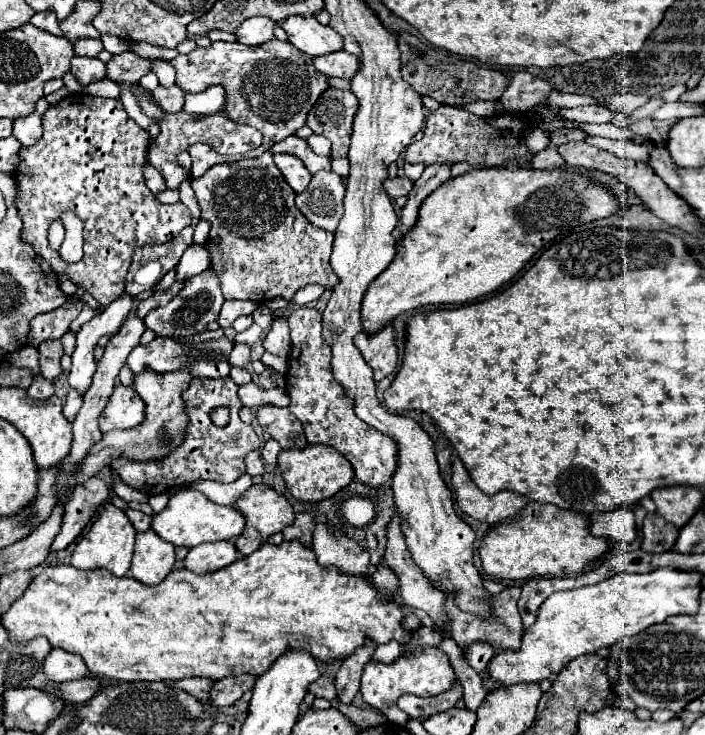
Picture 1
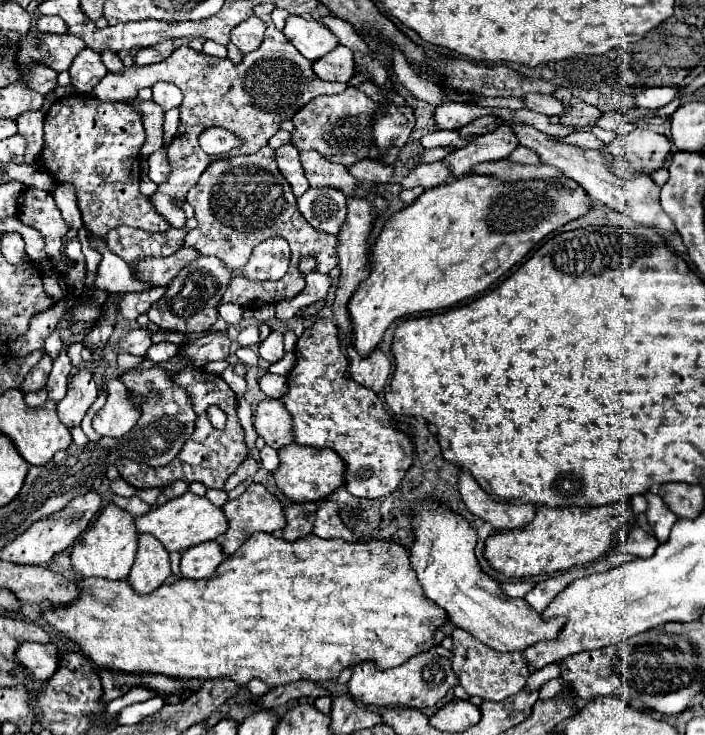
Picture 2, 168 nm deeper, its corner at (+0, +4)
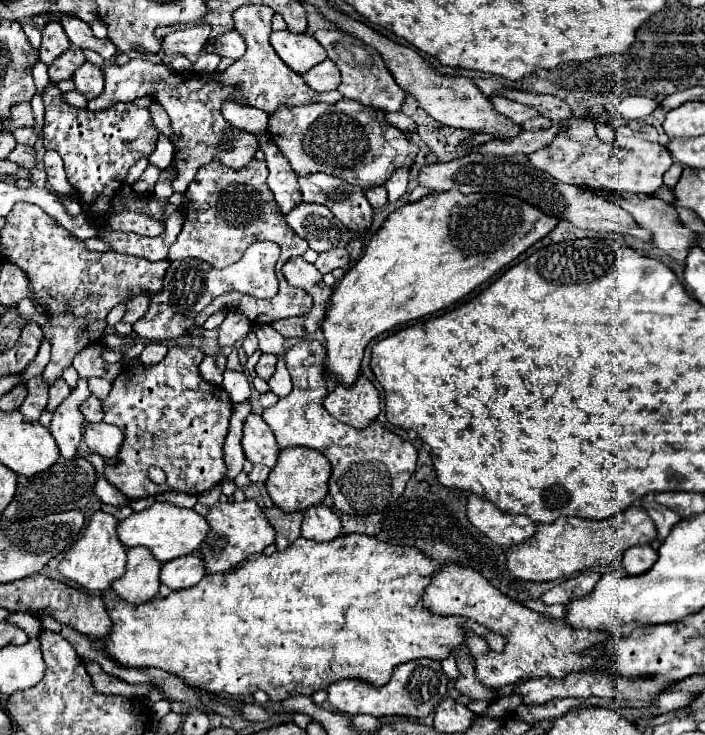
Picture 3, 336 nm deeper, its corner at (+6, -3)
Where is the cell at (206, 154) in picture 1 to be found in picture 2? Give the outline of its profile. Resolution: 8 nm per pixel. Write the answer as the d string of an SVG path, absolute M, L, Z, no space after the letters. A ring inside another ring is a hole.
M264 3L254 7L254 15L260 17L266 23L266 33L262 45L248 53L242 63L232 63L226 59L208 57L204 53L196 53L190 47L182 45L178 47L168 59L154 63L154 65L132 65L124 67L120 73L108 73L92 91L92 95L100 101L128 101L136 99L138 91L144 87L152 87L158 81L166 81L176 85L184 101L180 105L180 125L176 139L172 139L168 147L168 161L170 161L170 177L158 185L156 193L150 197L154 203L154 209L160 211L160 215L168 221L170 227L182 227L186 221L184 211L174 209L172 197L184 199L188 189L200 179L204 169L218 159L218 155L206 155L198 145L198 135L208 127L224 127L232 131L238 139L242 139L242 145L228 151L228 157L236 155L252 155L258 149L262 149L268 139L280 129L280 123L286 119L292 119L292 115L304 107L310 99L318 95L334 95L342 93L348 85L346 83L326 83L316 77L312 71L312 63L304 59L284 37L282 31L278 31L270 19L274 5Z

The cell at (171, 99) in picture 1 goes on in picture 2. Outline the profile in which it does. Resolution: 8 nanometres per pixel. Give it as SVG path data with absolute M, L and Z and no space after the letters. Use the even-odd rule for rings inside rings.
M134 99L130 101L134 103L142 115L144 115L144 129L146 129L146 141L142 145L142 159L148 159L154 151L162 149L162 117L164 117L164 109L160 105L156 105L154 101L140 101Z

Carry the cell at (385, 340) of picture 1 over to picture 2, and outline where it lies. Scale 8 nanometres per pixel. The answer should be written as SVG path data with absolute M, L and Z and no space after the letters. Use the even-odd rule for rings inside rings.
M354 347L346 349L348 353L348 371L350 371L350 379L354 379L358 385L372 389L374 393L380 393L386 385L388 373L390 373L390 361L386 359L386 355L376 349L370 353L370 357L362 359Z

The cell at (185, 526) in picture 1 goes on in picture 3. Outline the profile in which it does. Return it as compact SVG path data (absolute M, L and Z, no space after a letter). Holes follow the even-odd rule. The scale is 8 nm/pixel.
M154 502L148 510L134 512L130 518L118 524L118 538L126 548L146 546L160 562L168 562L196 552L198 546L202 546L208 532L210 532L210 524L206 522L204 516L200 516L192 508L172 506L168 502Z

